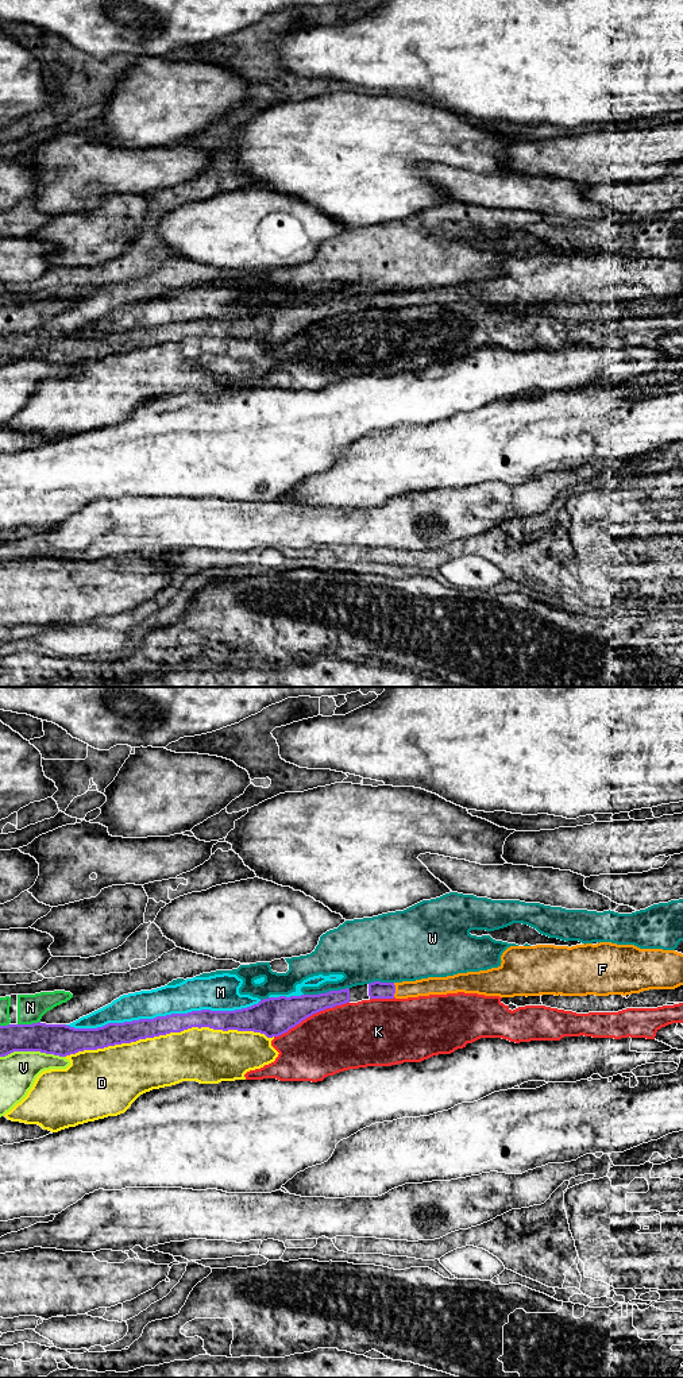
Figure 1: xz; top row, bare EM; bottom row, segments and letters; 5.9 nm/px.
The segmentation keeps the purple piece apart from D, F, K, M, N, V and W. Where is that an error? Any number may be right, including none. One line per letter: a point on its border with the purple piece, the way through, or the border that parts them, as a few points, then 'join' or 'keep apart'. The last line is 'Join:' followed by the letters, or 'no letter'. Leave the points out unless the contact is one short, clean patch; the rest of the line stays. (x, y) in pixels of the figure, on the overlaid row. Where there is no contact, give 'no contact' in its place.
D: meets purple in xz at (169, 1033); keep apart
F: meets purple in xz at (394, 989); runs through xz (377, 989), (394, 989), (432, 985); join
K: meets purple in xz at (311, 1015); keep apart
M: meets purple in xz at (162, 1016); keep apart
N: meets purple in xz at (29, 1025); keep apart
V: meets purple in xz at (31, 1050); keep apart
W: meets purple in xz at (327, 992); keep apart
Join: F

